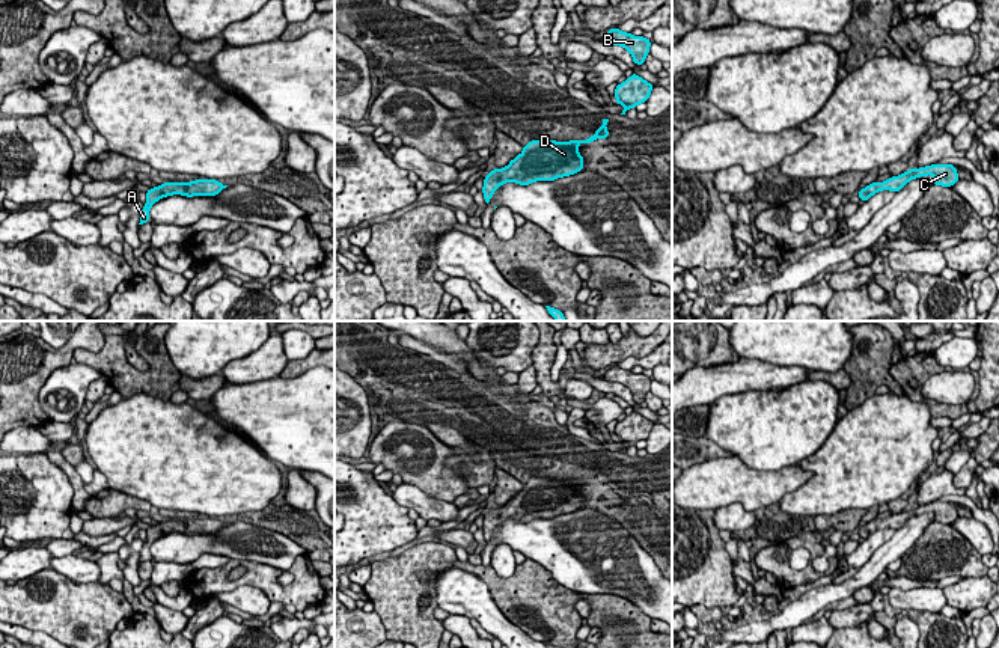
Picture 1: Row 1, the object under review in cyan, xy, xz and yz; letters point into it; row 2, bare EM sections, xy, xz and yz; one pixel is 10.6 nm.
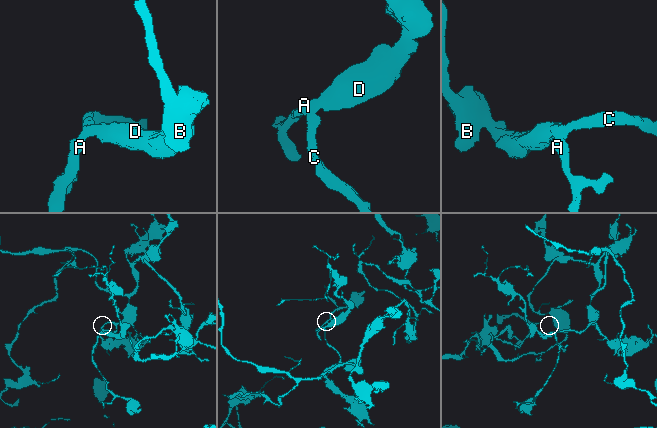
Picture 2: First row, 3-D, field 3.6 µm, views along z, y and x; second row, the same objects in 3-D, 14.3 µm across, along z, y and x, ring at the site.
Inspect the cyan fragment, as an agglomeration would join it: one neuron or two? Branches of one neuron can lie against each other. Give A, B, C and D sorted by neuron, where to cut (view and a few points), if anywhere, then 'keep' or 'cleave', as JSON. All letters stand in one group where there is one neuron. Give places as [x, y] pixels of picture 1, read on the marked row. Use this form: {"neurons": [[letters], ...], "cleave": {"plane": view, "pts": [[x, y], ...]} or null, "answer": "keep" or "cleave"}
{"neurons": [["A", "B", "C", "D"]], "cleave": null, "answer": "keep"}

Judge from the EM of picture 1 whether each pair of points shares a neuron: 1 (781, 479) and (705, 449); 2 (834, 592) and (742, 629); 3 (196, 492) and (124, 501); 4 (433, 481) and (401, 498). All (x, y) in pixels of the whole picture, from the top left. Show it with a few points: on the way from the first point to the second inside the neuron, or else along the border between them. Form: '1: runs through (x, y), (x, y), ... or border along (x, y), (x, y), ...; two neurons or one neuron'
1: border along (733, 455), (710, 458), (689, 467); two neurons
2: runs through (811, 603), (791, 617), (764, 629); one neuron
3: border along (109, 487), (145, 499), (152, 505); two neurons
4: border along (403, 481), (419, 487), (437, 499), (452, 502); two neurons

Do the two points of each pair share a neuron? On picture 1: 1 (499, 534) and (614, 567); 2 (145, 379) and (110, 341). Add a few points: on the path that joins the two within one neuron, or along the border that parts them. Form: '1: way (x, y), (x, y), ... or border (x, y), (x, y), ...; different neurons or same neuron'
1: way (528, 538), (585, 550); same neuron
2: way (133, 377), (113, 357), (113, 353); same neuron

